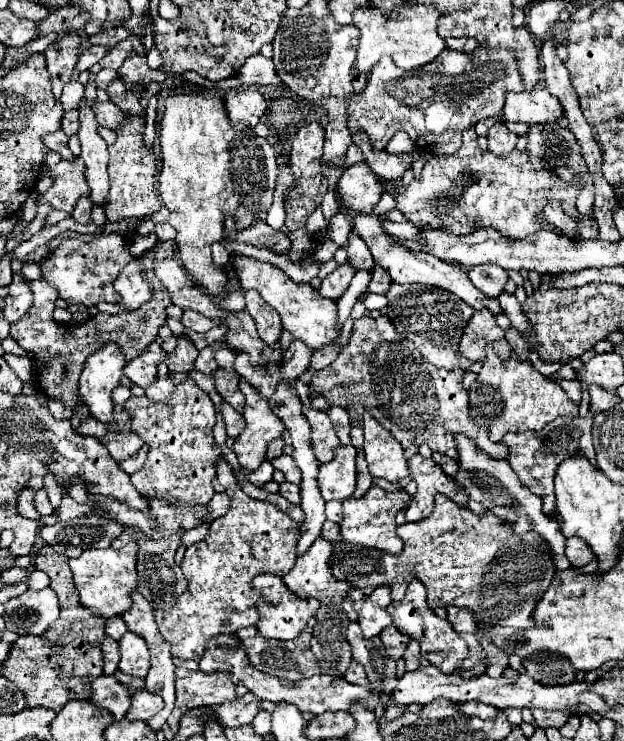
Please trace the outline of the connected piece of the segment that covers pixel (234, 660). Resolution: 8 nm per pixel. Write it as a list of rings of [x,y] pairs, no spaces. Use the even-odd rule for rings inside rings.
[[[222,634],[210,640],[210,644],[206,646],[204,658],[200,660],[200,670],[202,672],[218,672],[218,670],[226,670],[232,674],[232,682],[238,686],[246,686],[252,694],[256,694],[260,700],[270,700],[274,704],[278,702],[288,702],[298,706],[298,710],[302,712],[312,712],[312,714],[322,714],[326,710],[350,710],[352,704],[362,704],[370,710],[374,710],[374,706],[382,704],[382,694],[378,692],[368,692],[362,686],[350,684],[344,678],[330,678],[330,676],[312,676],[306,680],[298,680],[298,682],[286,682],[286,680],[278,680],[274,676],[262,674],[260,670],[256,670],[254,666],[250,666],[246,652],[240,648],[240,640],[234,634]]]

